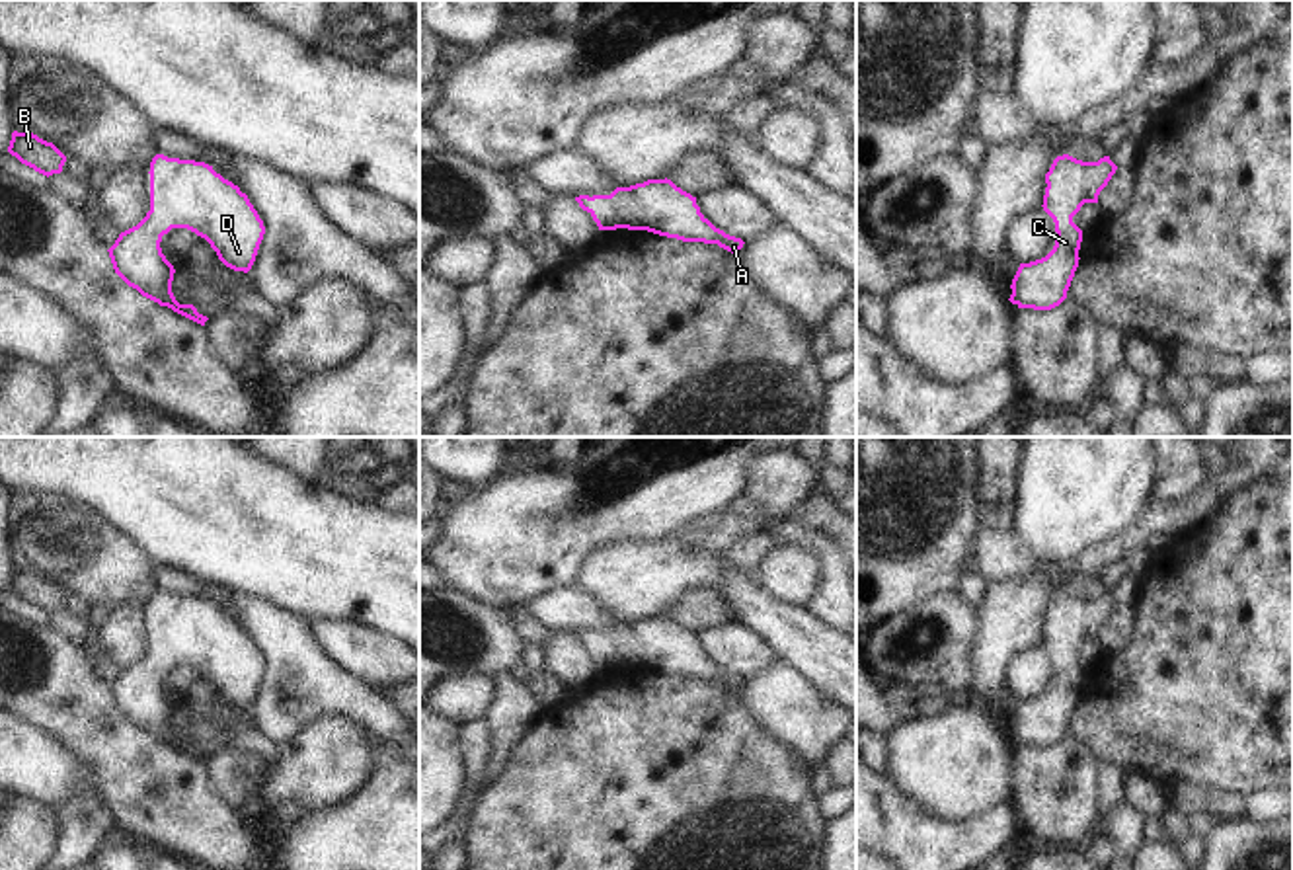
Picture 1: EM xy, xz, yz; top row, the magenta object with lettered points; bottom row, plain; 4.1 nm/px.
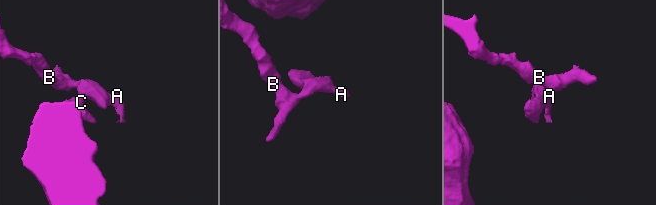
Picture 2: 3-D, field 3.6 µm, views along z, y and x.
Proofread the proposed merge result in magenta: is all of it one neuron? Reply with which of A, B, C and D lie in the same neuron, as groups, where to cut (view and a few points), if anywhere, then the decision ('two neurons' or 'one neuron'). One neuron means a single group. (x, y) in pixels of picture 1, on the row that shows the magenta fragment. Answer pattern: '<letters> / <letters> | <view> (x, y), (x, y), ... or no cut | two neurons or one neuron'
A B C D | no cut | one neuron

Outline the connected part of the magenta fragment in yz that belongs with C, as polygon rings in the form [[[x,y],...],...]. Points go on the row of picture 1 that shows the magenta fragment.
[[[1069,154],[1057,156],[1045,174],[1043,211],[1055,222],[1053,250],[1036,261],[1020,263],[1012,279],[1010,302],[1018,308],[1051,310],[1067,298],[1078,267],[1082,230],[1073,217],[1084,203],[1098,203],[1117,166],[1110,156],[1082,162]]]

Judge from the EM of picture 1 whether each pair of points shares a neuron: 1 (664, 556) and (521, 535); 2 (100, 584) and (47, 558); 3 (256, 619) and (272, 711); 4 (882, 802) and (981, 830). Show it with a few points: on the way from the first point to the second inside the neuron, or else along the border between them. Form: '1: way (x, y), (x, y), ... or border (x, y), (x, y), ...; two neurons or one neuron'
1: border (650, 539), (597, 547), (584, 560), (578, 580); two neurons
2: way (86, 570), (75, 558), (61, 558); one neuron
3: way (275, 642), (274, 687); one neuron
4: way (907, 828), (913, 833), (956, 833); one neuron

